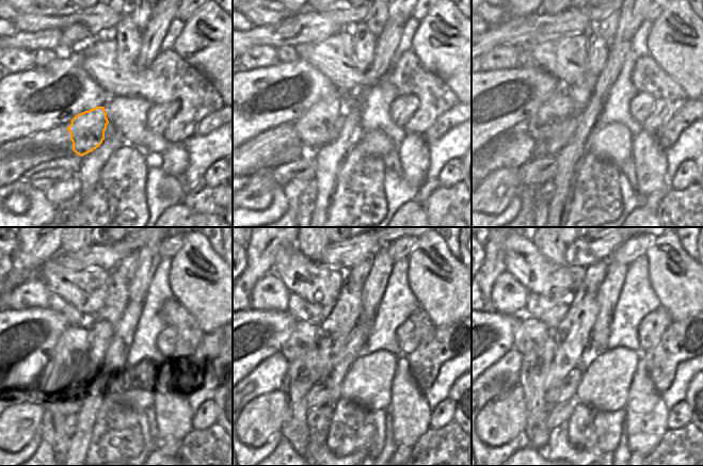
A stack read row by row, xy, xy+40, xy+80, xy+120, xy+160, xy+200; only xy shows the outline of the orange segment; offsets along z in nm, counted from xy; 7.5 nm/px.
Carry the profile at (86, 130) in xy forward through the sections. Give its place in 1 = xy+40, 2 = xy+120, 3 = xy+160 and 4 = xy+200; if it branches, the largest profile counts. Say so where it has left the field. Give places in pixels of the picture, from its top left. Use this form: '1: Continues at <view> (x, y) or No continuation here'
1: Continues at xy+40 (320, 126)
2: Continues at xy+120 (72, 368)
3: Continues at xy+160 (301, 352)
4: Continues at xy+200 (532, 339)

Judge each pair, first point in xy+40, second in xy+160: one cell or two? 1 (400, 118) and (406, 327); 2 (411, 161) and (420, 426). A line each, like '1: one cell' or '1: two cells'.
1: one cell
2: one cell

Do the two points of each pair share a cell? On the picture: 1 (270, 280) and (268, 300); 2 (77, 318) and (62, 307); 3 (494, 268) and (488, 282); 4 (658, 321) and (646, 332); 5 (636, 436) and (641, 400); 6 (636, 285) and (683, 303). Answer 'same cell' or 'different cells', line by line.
1: same cell
2: same cell
3: same cell
4: same cell
5: same cell
6: different cells

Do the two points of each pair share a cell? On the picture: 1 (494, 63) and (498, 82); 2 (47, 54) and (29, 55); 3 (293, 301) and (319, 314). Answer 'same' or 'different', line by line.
1: different
2: different
3: same

